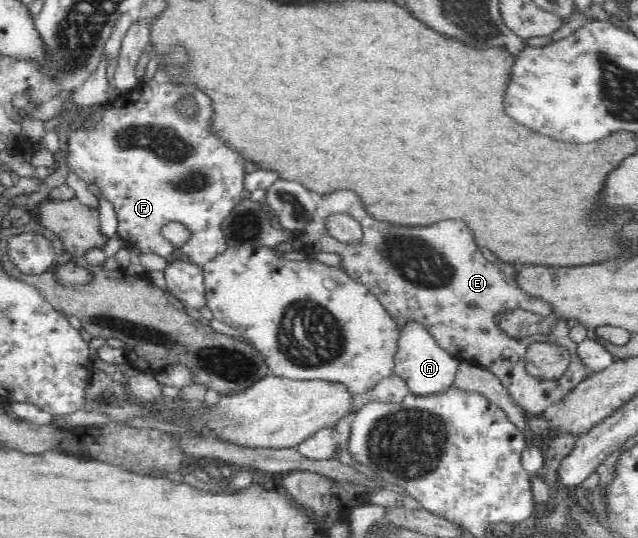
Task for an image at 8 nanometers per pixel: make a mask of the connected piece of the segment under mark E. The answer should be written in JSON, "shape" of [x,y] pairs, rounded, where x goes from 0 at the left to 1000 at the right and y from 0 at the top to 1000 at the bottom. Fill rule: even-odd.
{"shape":[[[536,353],[498,368],[487,414],[466,437],[489,476],[500,468],[533,472],[539,504],[552,520],[572,528],[585,543],[624,606],[639,593],[655,593],[690,645],[718,667],[770,688],[815,760],[831,773],[868,762],[900,719],[928,697],[908,671],[904,638],[892,626],[893,606],[887,593],[876,591],[862,621],[837,621],[821,632],[796,628],[777,606],[776,584],[792,576],[818,574],[865,587],[870,584],[868,571],[818,537],[806,515],[810,493],[792,485],[781,493],[762,483],[754,459],[743,450],[740,428],[724,409],[690,409],[668,424],[599,416],[572,394],[555,357]],[[524,398],[547,398],[566,416],[566,455],[552,459],[514,433],[514,405]],[[843,636],[876,639],[892,651],[895,671],[878,703],[850,708],[828,693],[824,658],[831,643]]]}

